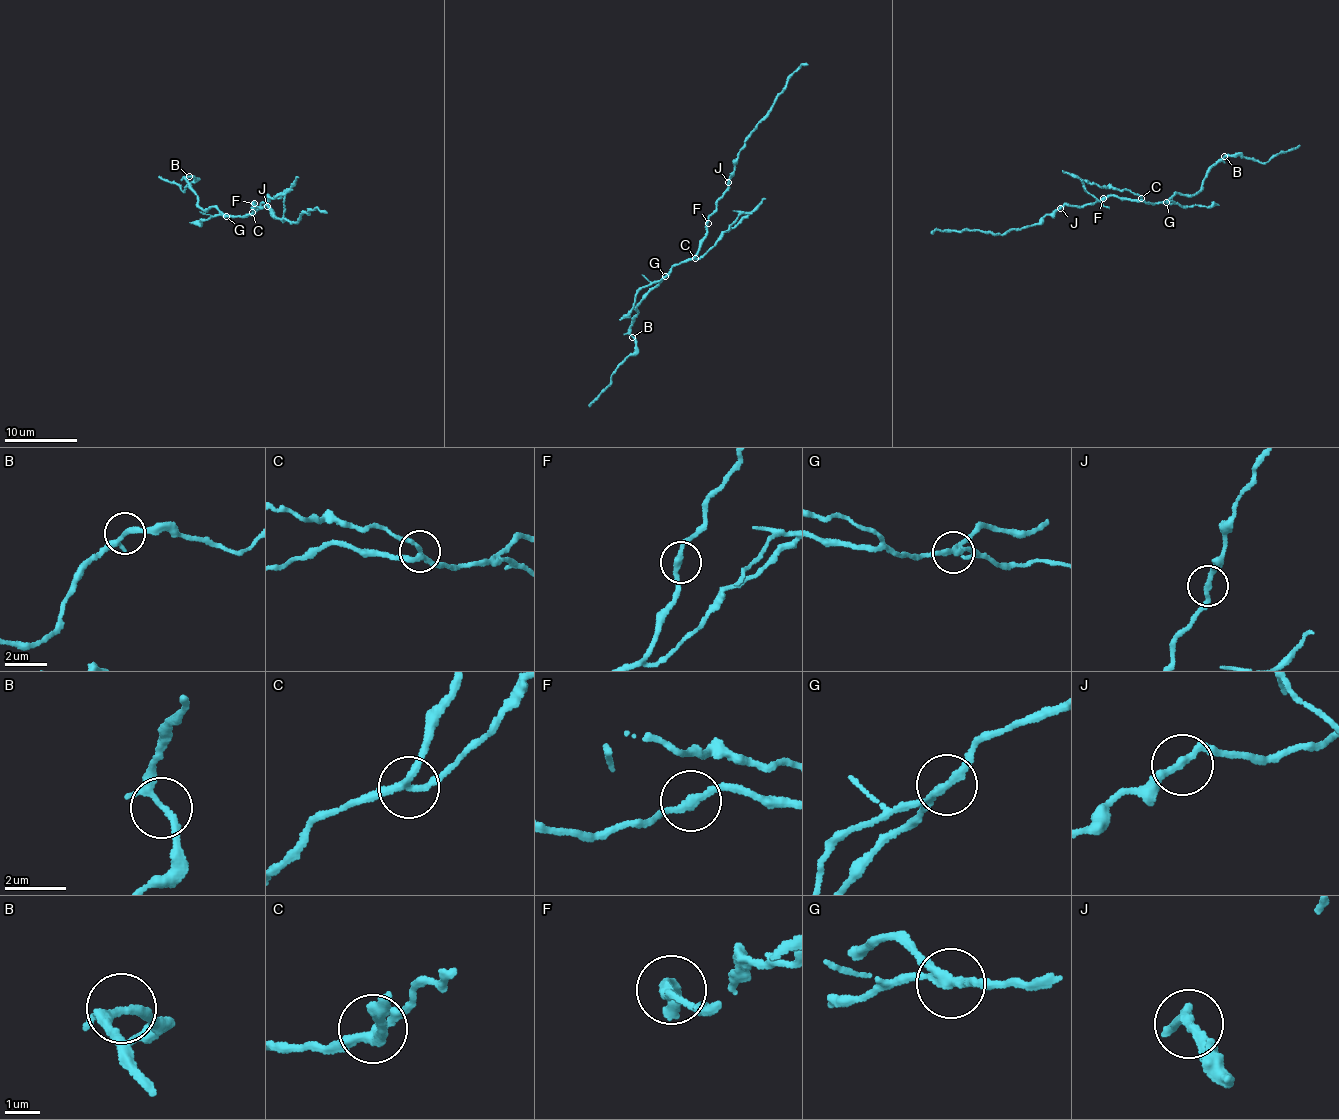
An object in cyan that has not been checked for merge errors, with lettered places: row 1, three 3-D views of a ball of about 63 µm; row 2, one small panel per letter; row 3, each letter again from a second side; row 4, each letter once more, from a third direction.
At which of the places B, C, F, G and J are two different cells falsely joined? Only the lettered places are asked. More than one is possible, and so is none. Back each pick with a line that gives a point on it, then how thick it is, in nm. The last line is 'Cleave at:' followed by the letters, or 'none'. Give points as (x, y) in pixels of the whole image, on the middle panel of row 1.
C: at (695, 258); 240 nm thick
G: at (665, 276); 240 nm thick
Cleave at: C, G

